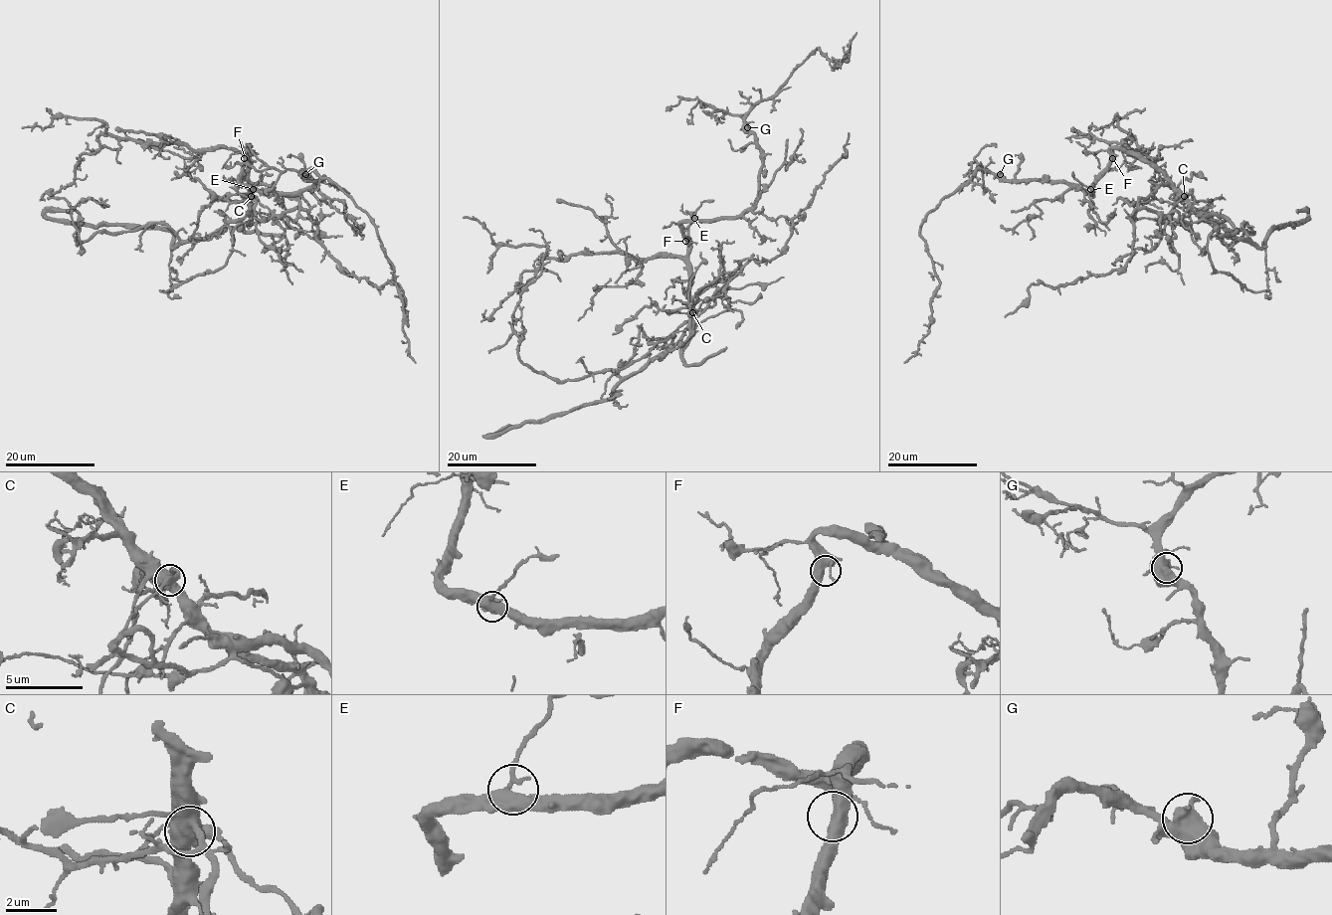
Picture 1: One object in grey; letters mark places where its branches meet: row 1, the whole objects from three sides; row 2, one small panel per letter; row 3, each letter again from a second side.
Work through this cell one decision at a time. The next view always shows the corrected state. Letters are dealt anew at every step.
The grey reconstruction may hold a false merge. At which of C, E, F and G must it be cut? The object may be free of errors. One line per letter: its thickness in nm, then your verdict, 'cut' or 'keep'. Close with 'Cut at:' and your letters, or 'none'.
C: 650 nm | cut
E: 480 nm | keep
F: 480 nm | keep
G: 480 nm | keep
Cut at: C

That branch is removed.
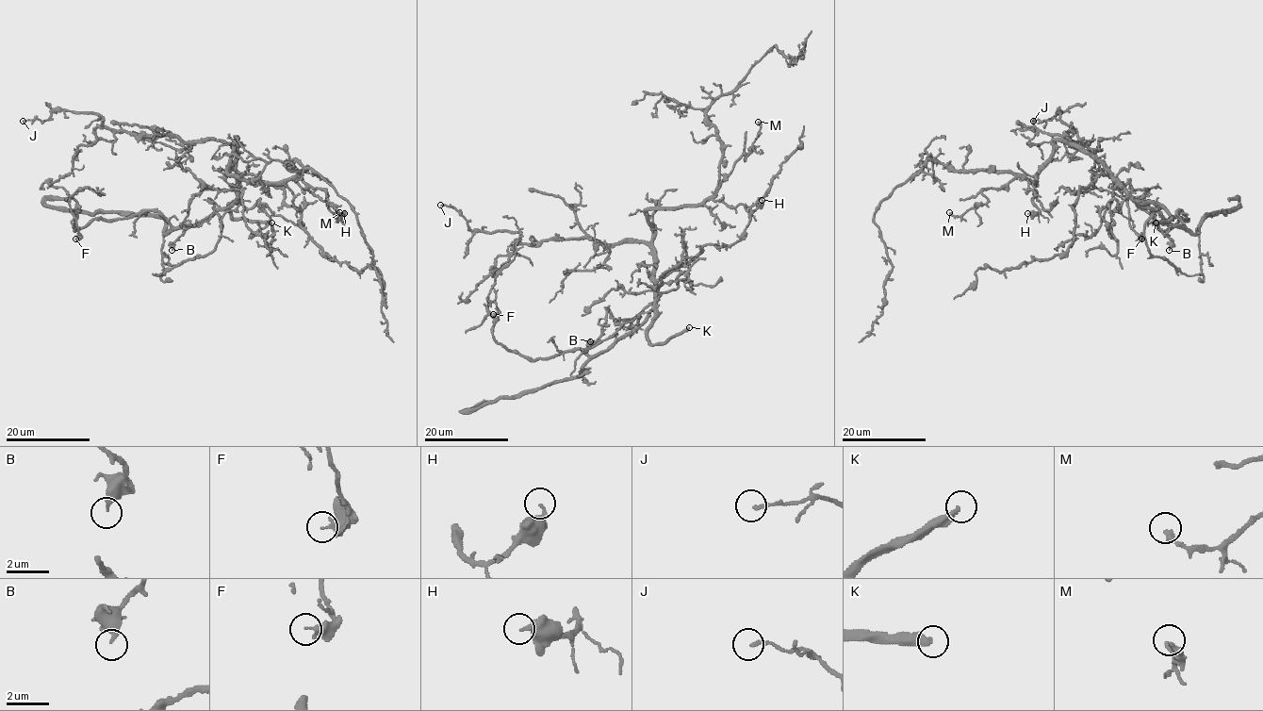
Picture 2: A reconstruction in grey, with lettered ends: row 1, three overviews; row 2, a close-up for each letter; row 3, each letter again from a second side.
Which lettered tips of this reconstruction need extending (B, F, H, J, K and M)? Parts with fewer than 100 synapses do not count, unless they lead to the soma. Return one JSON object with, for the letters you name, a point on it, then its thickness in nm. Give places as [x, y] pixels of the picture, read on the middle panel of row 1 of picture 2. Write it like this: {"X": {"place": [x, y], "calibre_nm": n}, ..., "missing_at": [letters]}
{"K": {"place": [689, 327], "calibre_nm": 360}, "missing_at": ["K"]}

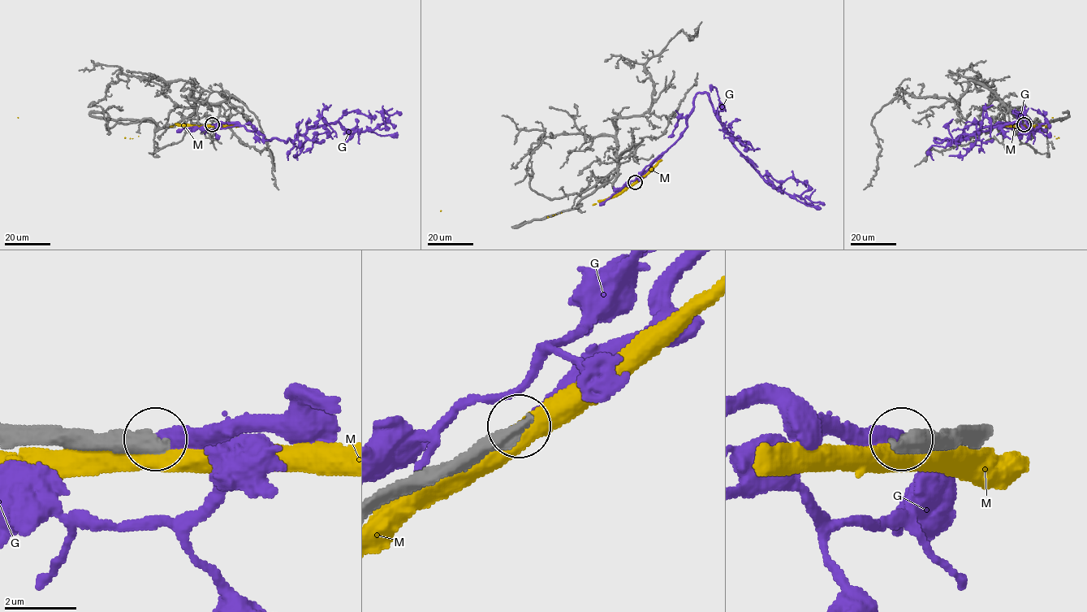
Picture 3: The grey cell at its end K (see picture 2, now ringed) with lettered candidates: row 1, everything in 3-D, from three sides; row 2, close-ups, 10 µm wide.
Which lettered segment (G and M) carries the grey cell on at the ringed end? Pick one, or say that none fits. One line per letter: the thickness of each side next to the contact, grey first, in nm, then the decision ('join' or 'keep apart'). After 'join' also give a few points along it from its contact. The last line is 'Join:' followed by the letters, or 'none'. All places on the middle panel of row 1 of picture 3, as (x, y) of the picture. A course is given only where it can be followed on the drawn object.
G: 480 nm thick on the grey side, 400 nm on the other; join; it runs (635, 182), (687, 127), (695, 96), (706, 93), (733, 145), (768, 183), (807, 203), (815, 189)
M: 440 nm thick on the grey side, 500 nm on the other; keep apart
Join: G

